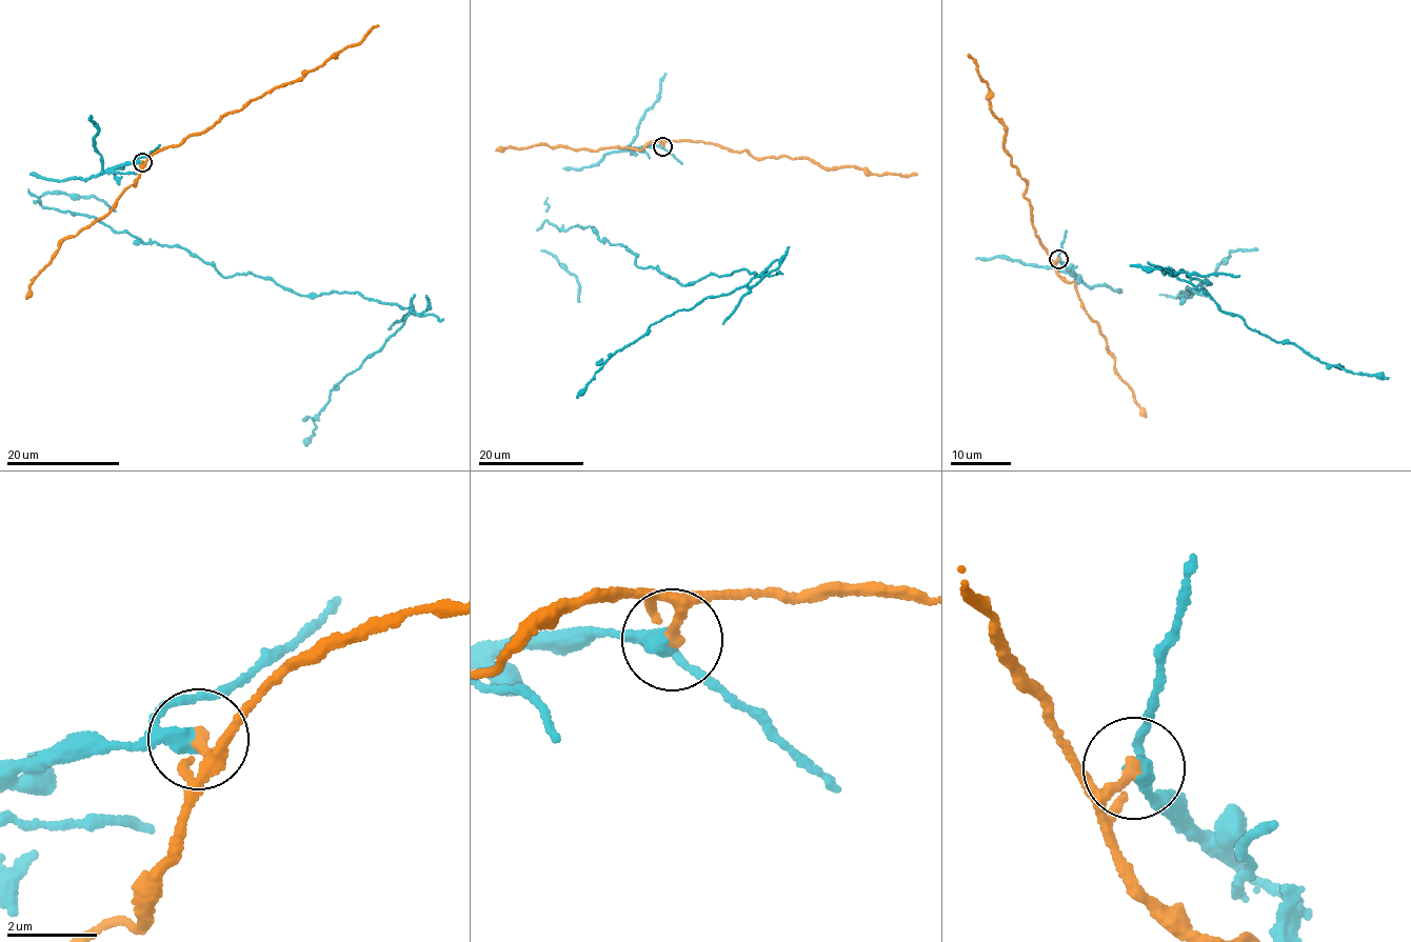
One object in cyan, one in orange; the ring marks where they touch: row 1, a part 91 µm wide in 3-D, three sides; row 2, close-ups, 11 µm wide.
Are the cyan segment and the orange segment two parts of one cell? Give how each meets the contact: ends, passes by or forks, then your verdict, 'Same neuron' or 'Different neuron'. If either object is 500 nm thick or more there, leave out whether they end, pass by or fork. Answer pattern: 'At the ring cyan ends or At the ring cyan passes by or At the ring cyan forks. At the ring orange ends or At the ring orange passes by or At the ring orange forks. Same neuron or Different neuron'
At the ring cyan passes by. At the ring orange ends. Different neuron

